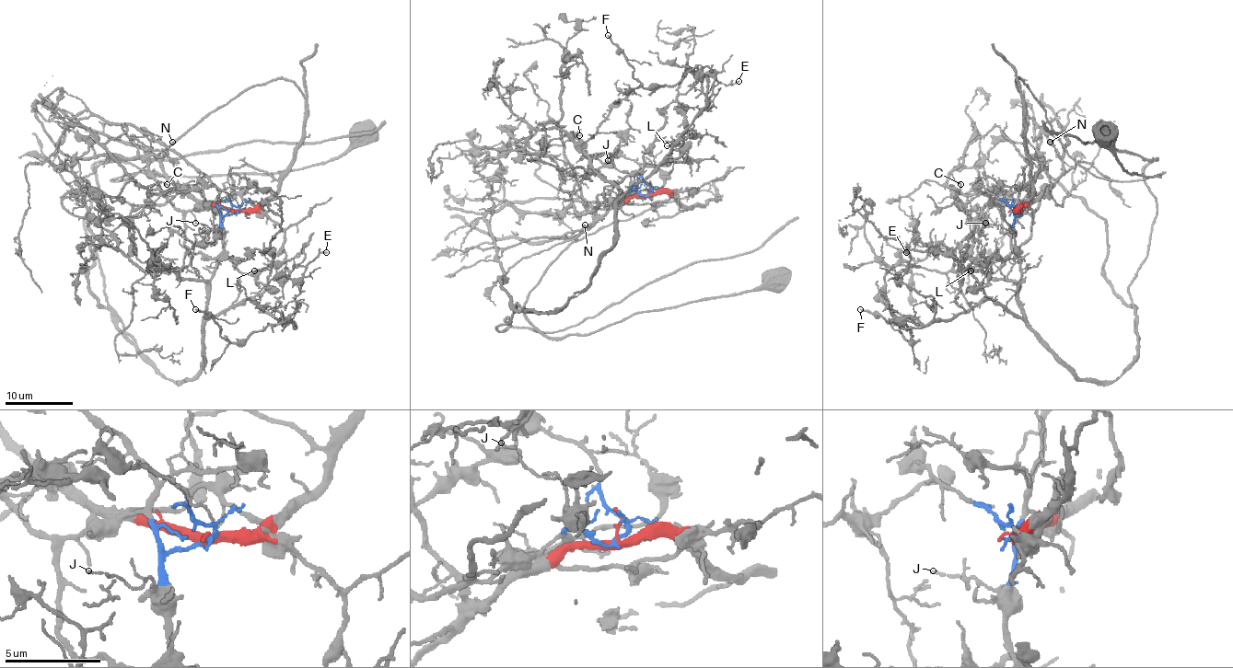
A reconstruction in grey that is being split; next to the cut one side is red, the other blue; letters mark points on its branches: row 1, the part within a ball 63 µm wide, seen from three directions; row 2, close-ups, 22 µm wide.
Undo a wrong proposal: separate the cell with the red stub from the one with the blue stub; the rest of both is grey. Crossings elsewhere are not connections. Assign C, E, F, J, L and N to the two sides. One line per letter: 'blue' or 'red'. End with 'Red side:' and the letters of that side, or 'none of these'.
C: red
E: blue
F: blue
J: blue
L: blue
N: red
Red side: C, N

